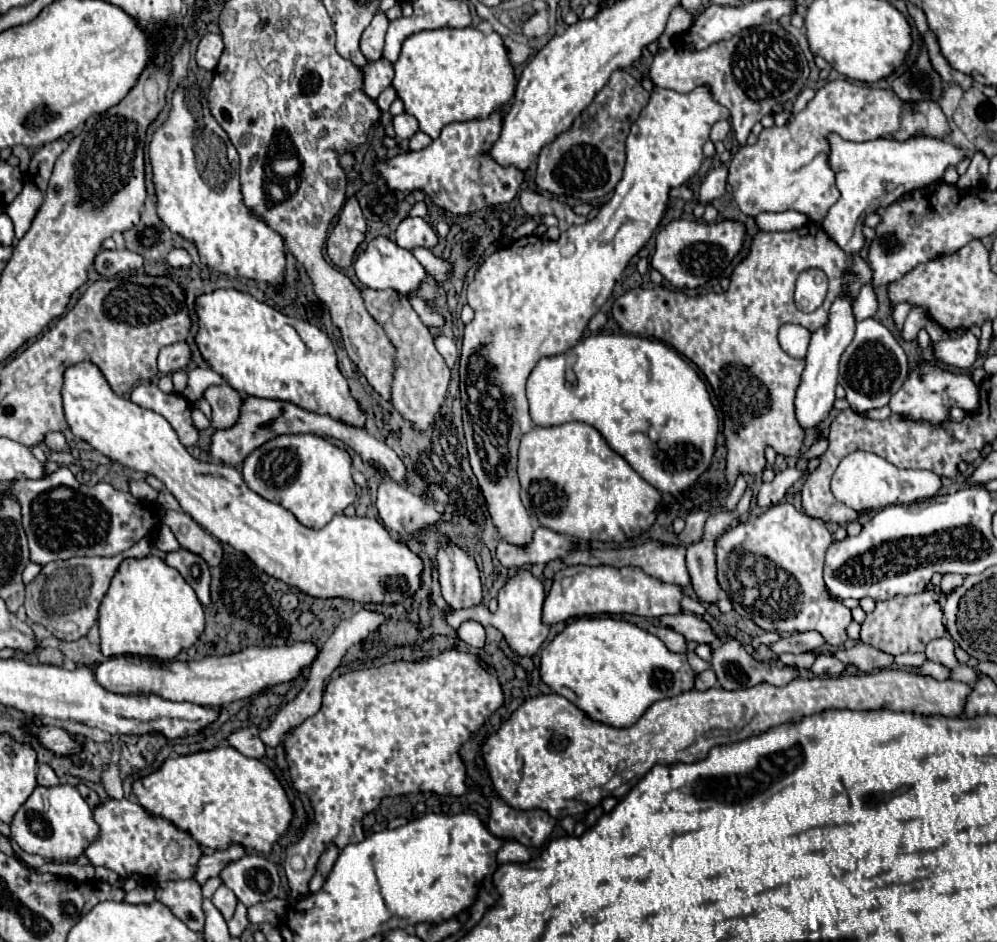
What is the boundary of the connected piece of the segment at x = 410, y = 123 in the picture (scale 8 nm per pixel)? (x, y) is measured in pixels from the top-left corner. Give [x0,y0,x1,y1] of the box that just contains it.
[393,113,419,139]

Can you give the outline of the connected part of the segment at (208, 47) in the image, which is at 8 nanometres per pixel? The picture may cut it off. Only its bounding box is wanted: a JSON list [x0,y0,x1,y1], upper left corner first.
[195,35,223,71]

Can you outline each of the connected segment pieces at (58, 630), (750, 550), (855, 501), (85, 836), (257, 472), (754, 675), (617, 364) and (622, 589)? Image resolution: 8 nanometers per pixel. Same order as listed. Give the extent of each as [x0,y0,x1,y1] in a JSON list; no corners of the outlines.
[[25,533,151,641],[717,503,853,647],[831,451,941,513],[11,785,99,863],[243,435,355,529],[711,635,797,691],[527,335,719,493],[543,565,681,625]]

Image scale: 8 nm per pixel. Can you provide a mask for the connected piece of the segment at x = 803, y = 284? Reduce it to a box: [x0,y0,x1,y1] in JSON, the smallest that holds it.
[795,269,825,311]

